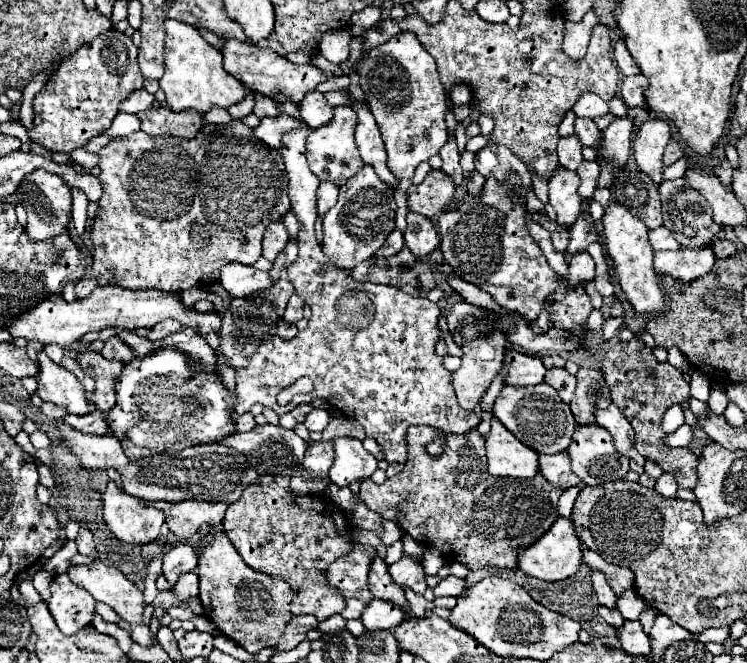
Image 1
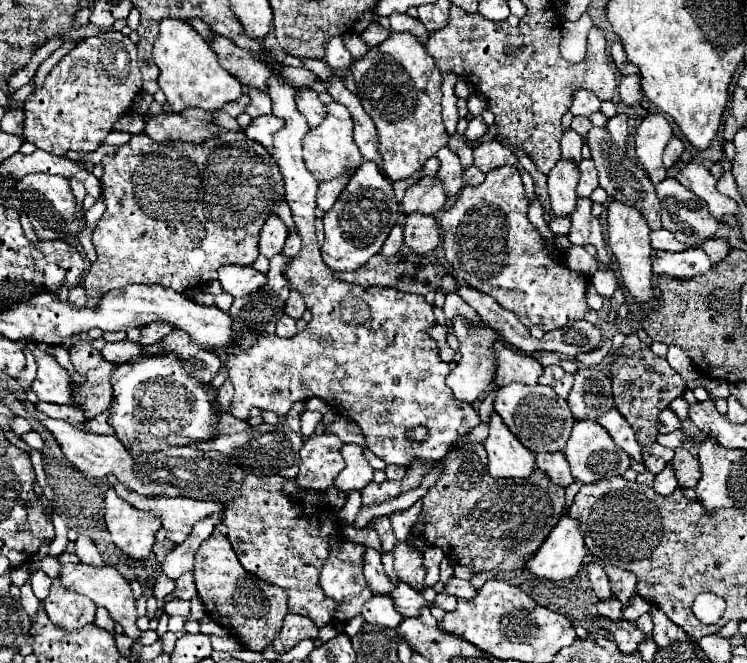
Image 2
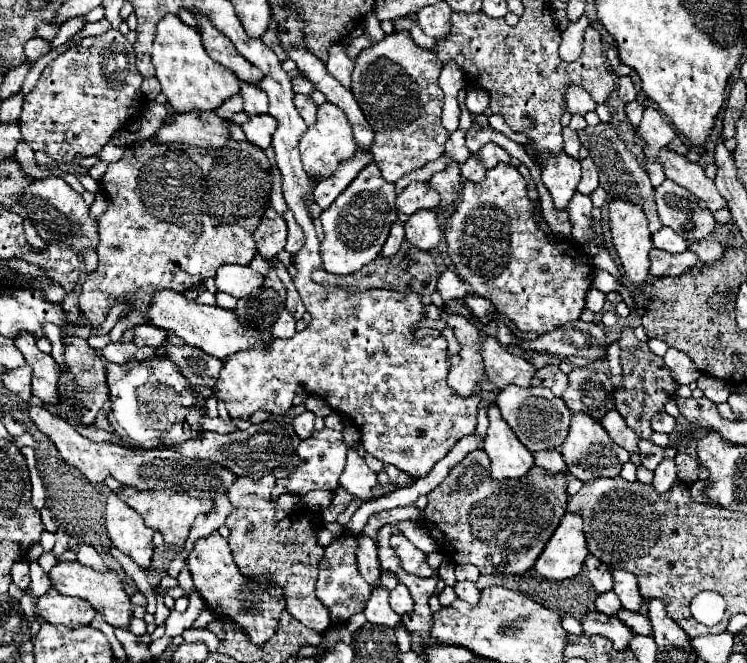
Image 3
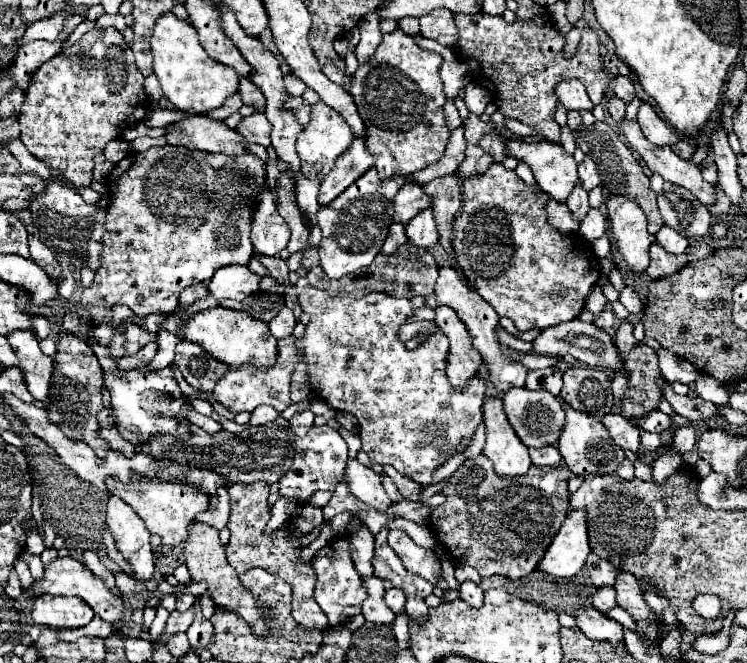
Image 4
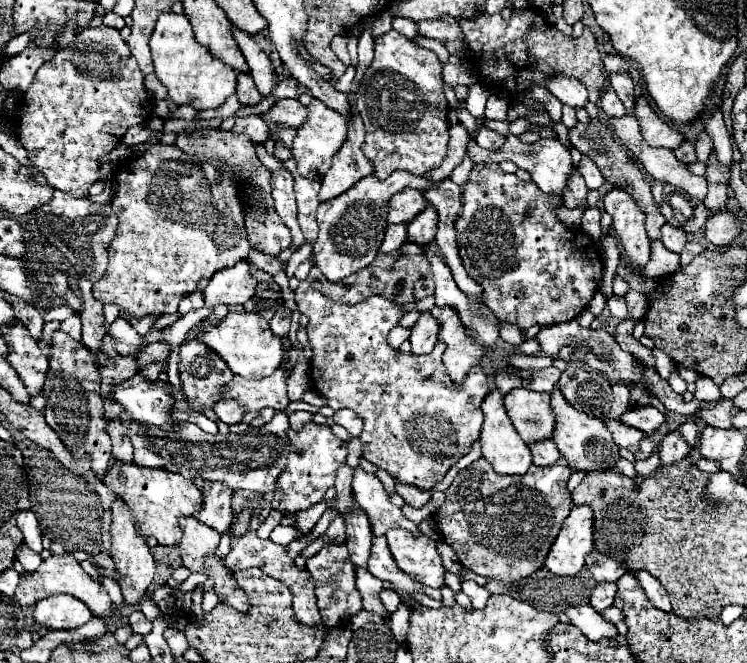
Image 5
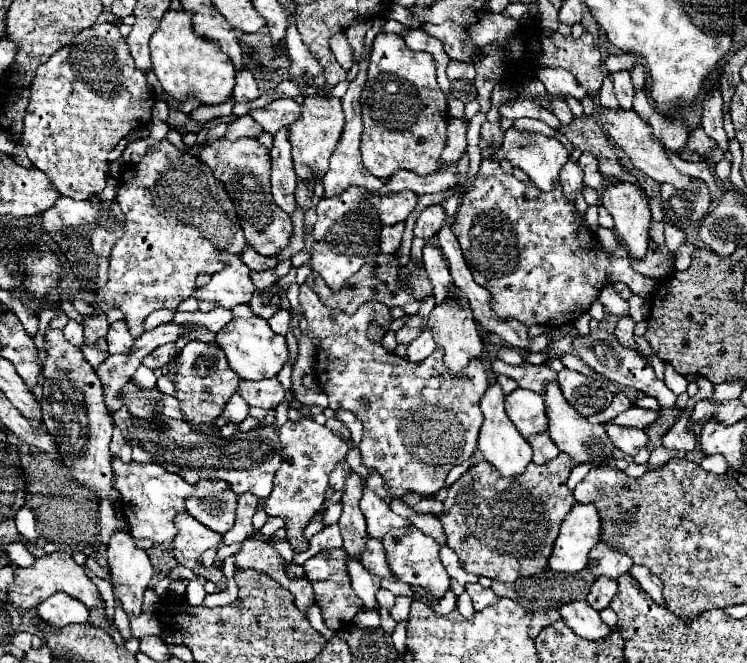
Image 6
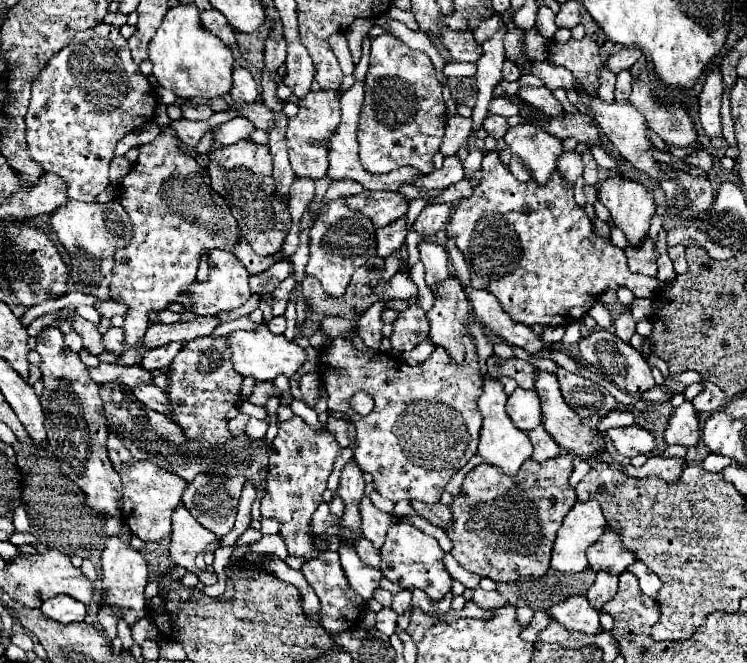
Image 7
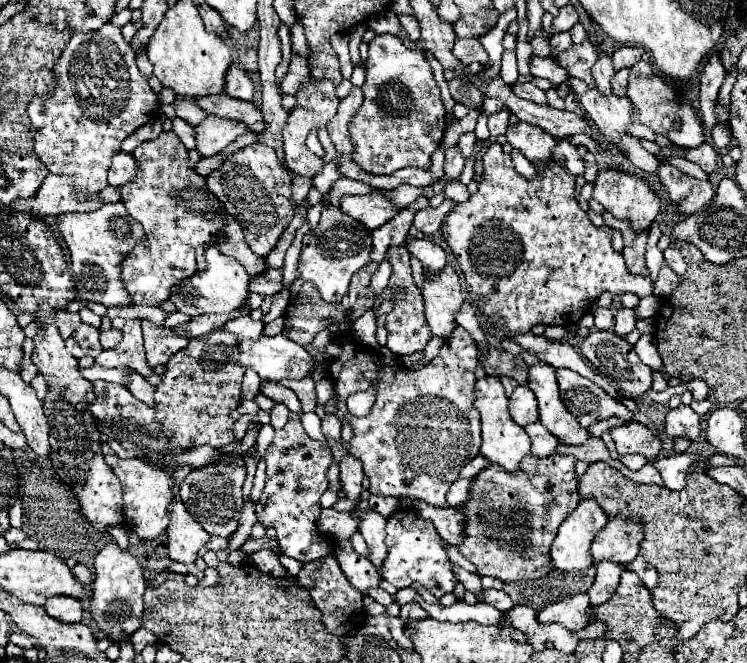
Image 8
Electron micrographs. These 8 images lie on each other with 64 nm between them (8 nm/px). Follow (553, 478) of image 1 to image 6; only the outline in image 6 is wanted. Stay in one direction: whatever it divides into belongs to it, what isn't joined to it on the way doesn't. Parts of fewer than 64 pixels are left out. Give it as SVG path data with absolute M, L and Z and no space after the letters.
M544 432L540 436L530 436L528 442L530 442L532 450L534 450L534 458L532 458L534 464L546 464L546 462L554 460L560 454L558 446L552 442L548 432Z

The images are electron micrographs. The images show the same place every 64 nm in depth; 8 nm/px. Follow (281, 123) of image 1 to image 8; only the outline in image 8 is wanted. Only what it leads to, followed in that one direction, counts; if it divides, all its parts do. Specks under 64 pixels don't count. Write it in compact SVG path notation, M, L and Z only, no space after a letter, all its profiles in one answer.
M208 116L202 124L196 126L196 150L200 156L214 156L246 132L248 130L244 124L236 124L236 120L220 120L216 116Z

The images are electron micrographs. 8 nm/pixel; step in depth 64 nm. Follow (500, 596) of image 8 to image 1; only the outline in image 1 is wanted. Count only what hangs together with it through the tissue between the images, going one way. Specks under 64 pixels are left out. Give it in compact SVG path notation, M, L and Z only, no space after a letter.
M456 576L442 578L440 584L434 588L436 596L460 596L464 592L464 580Z

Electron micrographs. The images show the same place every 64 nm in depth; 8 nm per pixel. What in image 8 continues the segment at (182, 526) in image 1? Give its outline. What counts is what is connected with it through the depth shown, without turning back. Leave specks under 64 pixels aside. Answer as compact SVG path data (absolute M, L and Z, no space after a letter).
M104 442L102 452L106 456L108 466L114 470L114 474L122 482L124 490L124 520L130 526L132 532L136 532L142 540L152 540L162 534L166 534L168 528L168 508L176 500L172 488L174 488L174 478L168 476L166 472L160 472L160 468L152 468L152 464L144 464L140 458L132 460L120 460L112 448Z

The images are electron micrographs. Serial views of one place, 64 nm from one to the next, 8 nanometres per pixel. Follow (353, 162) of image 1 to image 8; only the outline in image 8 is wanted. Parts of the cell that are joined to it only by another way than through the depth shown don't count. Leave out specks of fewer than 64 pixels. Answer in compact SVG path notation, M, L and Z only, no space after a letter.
M308 82L304 84L298 94L296 94L296 106L294 110L290 112L288 116L288 122L284 126L284 132L282 132L282 138L284 138L284 154L286 154L286 166L294 172L294 174L300 174L300 176L306 176L306 178L314 178L322 168L324 168L324 160L318 158L316 154L312 154L306 146L306 138L310 132L314 130L320 130L320 128L326 128L328 122L336 116L336 110L338 110L338 96L336 96L336 90L334 90L334 84L332 82Z

